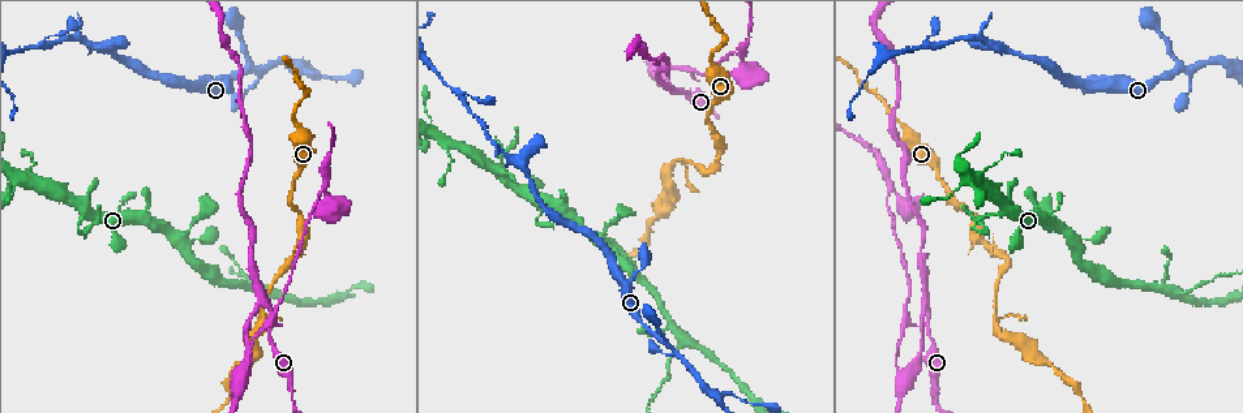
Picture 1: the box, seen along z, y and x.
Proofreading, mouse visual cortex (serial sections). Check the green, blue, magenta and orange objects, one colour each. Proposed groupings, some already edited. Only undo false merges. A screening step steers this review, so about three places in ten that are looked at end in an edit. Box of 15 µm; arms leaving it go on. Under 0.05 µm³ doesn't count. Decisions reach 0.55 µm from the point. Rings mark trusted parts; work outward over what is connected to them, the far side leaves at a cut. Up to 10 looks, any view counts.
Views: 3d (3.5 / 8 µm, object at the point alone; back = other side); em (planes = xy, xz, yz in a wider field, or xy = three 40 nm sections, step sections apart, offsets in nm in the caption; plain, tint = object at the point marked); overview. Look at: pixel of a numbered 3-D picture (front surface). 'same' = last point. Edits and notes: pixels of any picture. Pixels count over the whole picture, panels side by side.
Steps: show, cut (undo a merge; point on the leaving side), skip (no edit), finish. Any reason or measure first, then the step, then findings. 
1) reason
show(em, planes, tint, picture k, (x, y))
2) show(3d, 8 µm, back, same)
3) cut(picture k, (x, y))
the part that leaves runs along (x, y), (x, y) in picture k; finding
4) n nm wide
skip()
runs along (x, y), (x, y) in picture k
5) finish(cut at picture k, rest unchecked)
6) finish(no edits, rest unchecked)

sudden change in width
show(3d, 3.5 µm, picture 1, (686, 338))

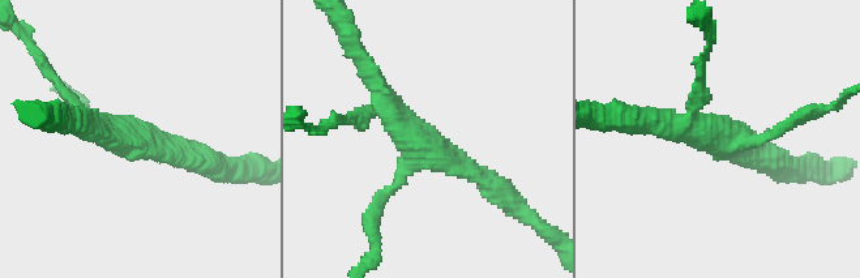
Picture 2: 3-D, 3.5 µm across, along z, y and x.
3 arms; arms of 150, 250, 300 nm
show(em, xy, step 2, tint, picture 2, (727, 139))

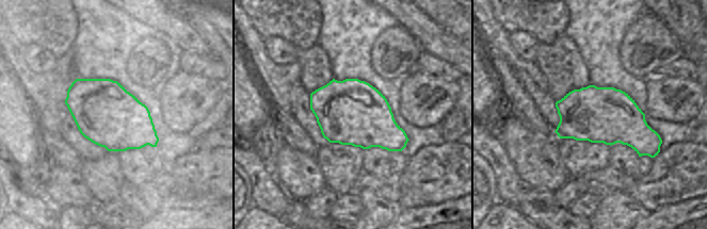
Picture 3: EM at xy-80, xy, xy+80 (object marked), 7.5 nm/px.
skip()
continuous, no second cell

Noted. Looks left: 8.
four-way junction
show(3d, 3.5 µm, picture 1, (244, 67))

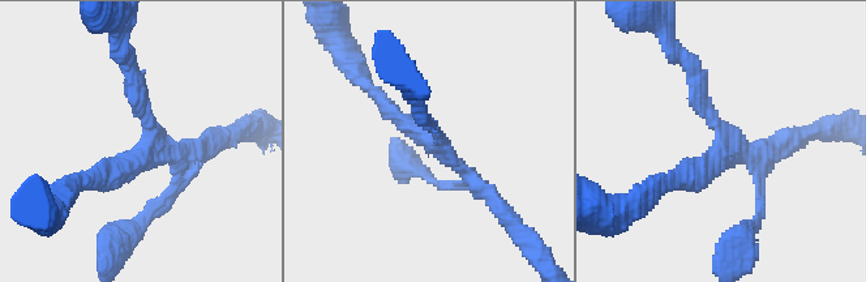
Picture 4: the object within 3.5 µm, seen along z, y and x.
4 arms; arms of 150, 150, 200, 200 nm; shape alone is not enough
show(em, xy, step 2, tint, picture 4, (436, 144))

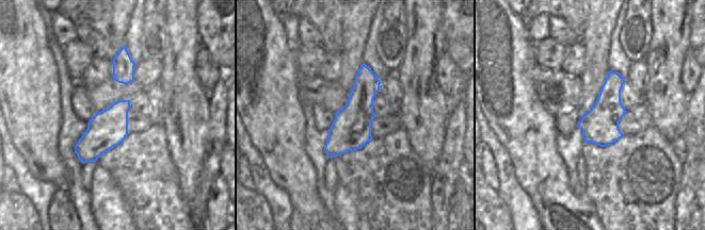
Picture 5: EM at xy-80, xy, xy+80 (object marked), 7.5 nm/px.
300 nm wide
skip()
runs along (374, 92), (498, 205) in picture 4; all the same cell

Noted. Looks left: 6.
two arms in line, one across
show(3d, 8 µm, back, picture 1, (219, 79))

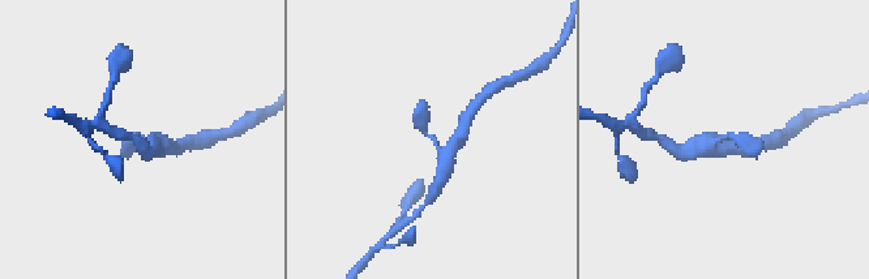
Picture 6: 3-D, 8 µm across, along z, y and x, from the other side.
zoom in
show(3d, 3.5 µm, picture 6, (720, 137))

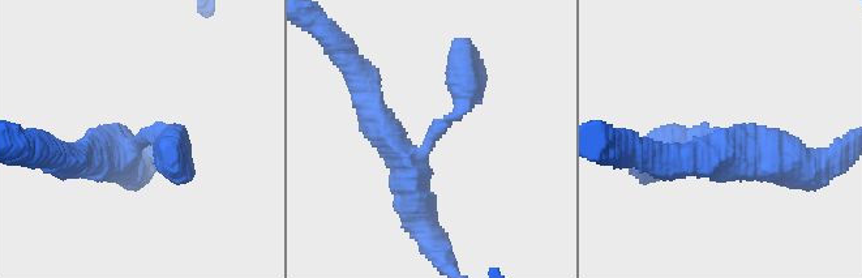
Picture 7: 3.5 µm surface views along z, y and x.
3 arms; arms of 350, 400, 450 nm; shape alone is not enough
show(em, xy, step 3, tint, picture 7, (140, 142))

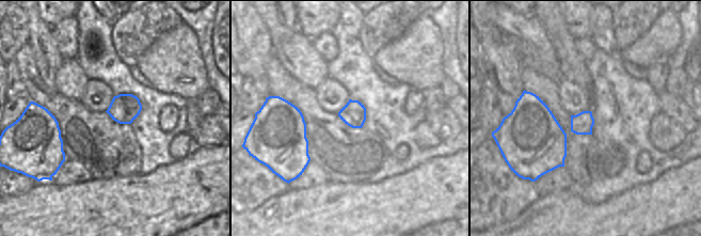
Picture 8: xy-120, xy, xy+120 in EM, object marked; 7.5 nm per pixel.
skip()
runs along (416, 206), (408, 163), (464, 103), (464, 69) in picture 7; all the same cell

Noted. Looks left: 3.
three-way junction
show(3d, 3.5 µm, picture 1, (44, 46))

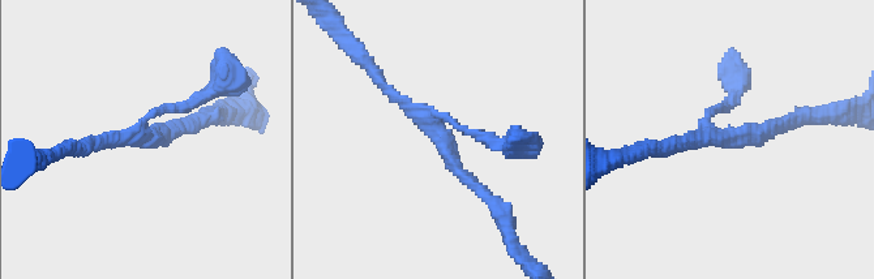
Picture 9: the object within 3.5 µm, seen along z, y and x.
3 arms; arms of 150, 150, 200 nm; now the EM
show(em, xy, step 2, tint, picture 9, (139, 135))

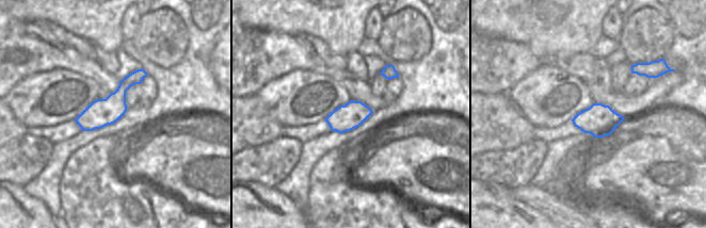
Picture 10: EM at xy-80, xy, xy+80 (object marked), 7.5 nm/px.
skip()
runs along (482, 190), (369, 67) in picture 9; one cell here

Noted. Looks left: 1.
finish(no edits, rest unchecked)

